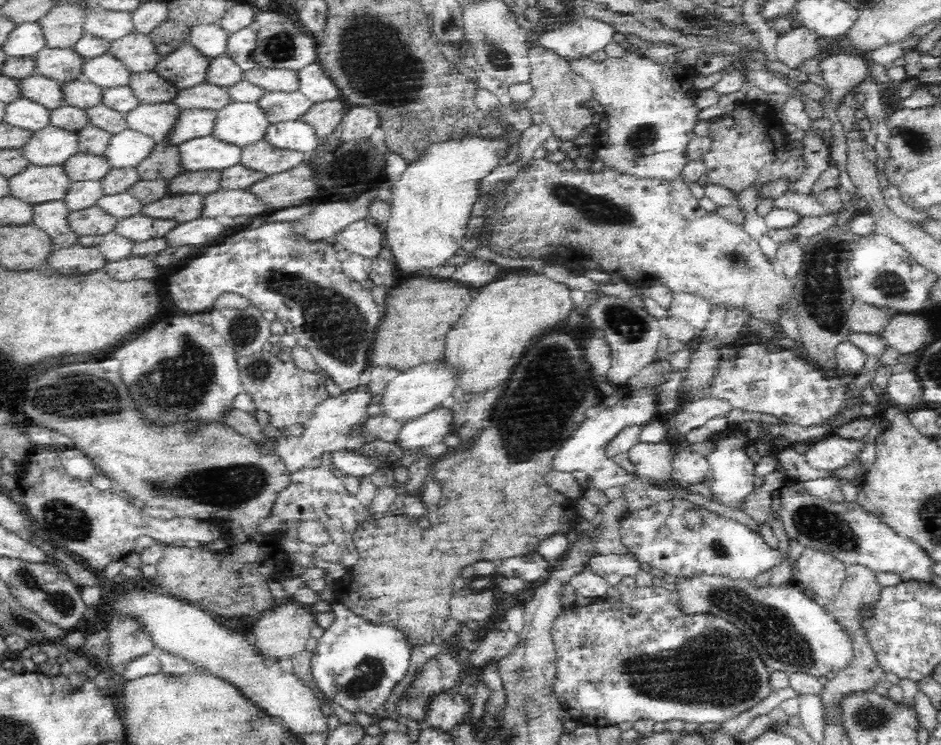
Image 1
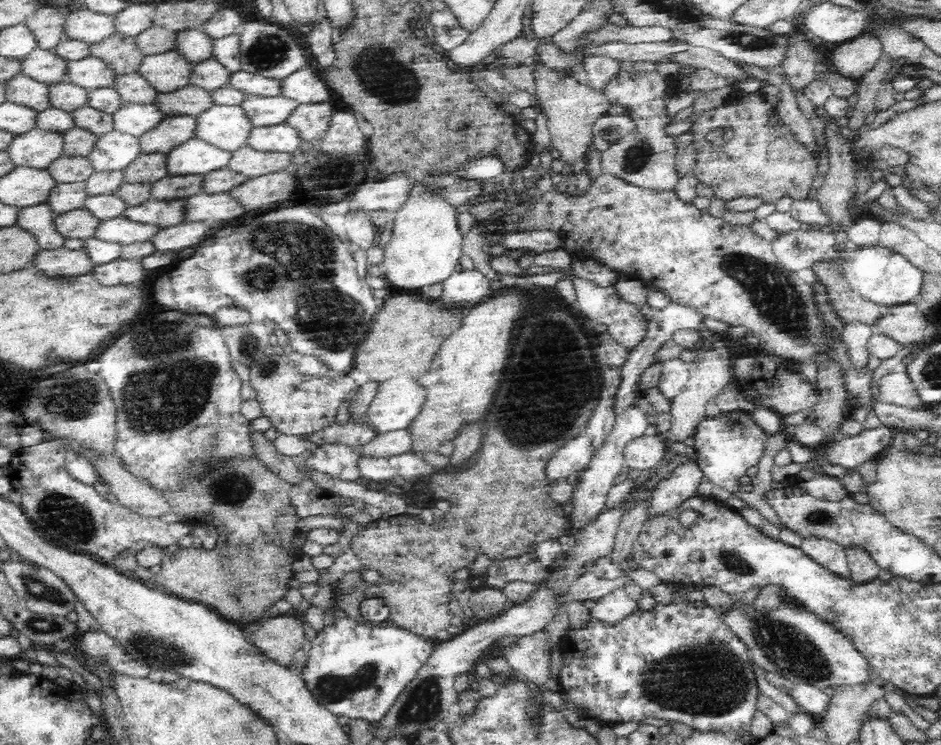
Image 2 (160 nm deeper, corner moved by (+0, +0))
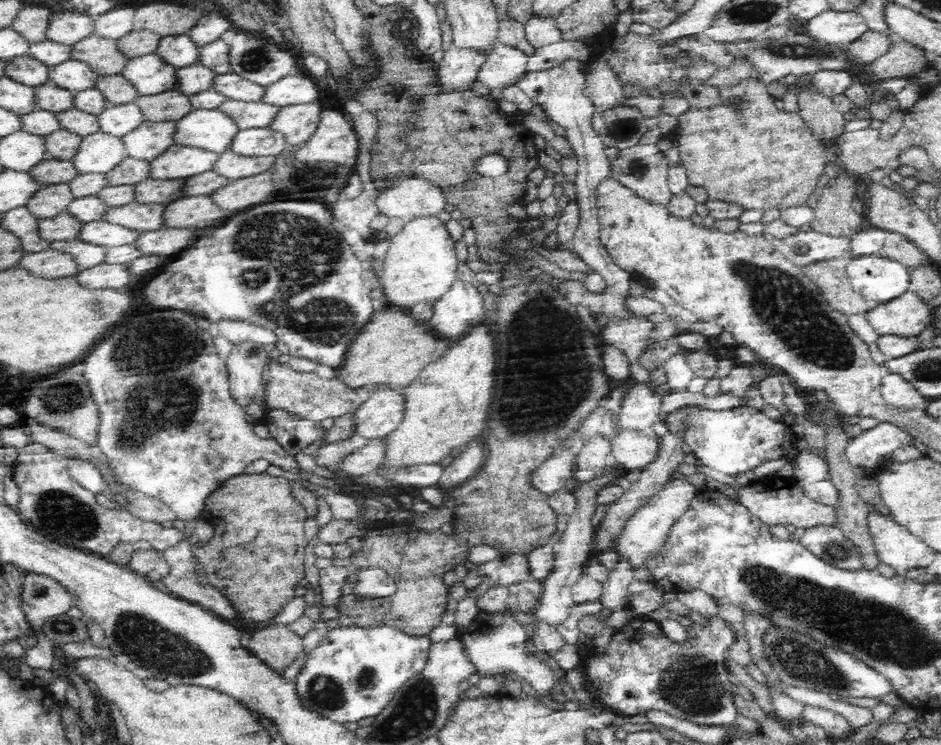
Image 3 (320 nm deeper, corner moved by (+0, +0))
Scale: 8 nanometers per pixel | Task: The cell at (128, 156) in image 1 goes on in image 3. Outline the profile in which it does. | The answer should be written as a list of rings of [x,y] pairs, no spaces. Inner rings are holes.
[[[102,130],[83,137],[80,145],[73,159],[80,174],[107,174],[128,157],[123,138]]]

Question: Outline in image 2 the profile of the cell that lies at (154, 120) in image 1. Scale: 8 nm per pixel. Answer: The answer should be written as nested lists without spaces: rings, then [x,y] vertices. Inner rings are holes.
[[[125,103],[118,112],[114,112],[114,125],[116,130],[125,134],[142,137],[148,132],[154,131],[158,124],[166,118],[166,113],[152,104]]]

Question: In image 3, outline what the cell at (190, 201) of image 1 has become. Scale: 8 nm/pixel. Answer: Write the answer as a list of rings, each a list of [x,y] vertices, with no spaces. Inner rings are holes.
[[[132,202],[126,206],[112,207],[102,219],[128,228],[140,229],[142,232],[158,230],[165,227],[164,210],[166,205],[163,204]]]

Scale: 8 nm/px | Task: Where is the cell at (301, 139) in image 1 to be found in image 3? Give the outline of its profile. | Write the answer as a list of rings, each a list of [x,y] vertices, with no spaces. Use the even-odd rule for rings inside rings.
[[[270,127],[250,128],[238,132],[230,149],[246,156],[278,156],[287,145],[286,136],[282,132]]]

